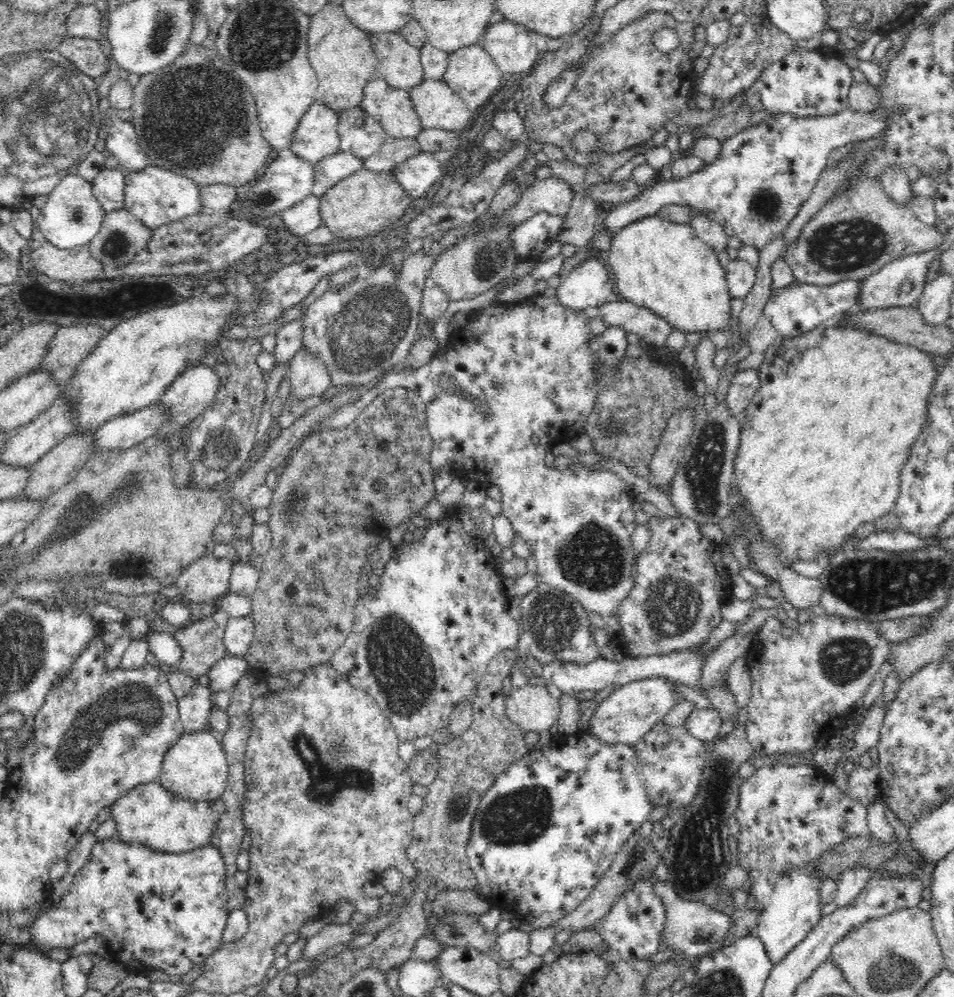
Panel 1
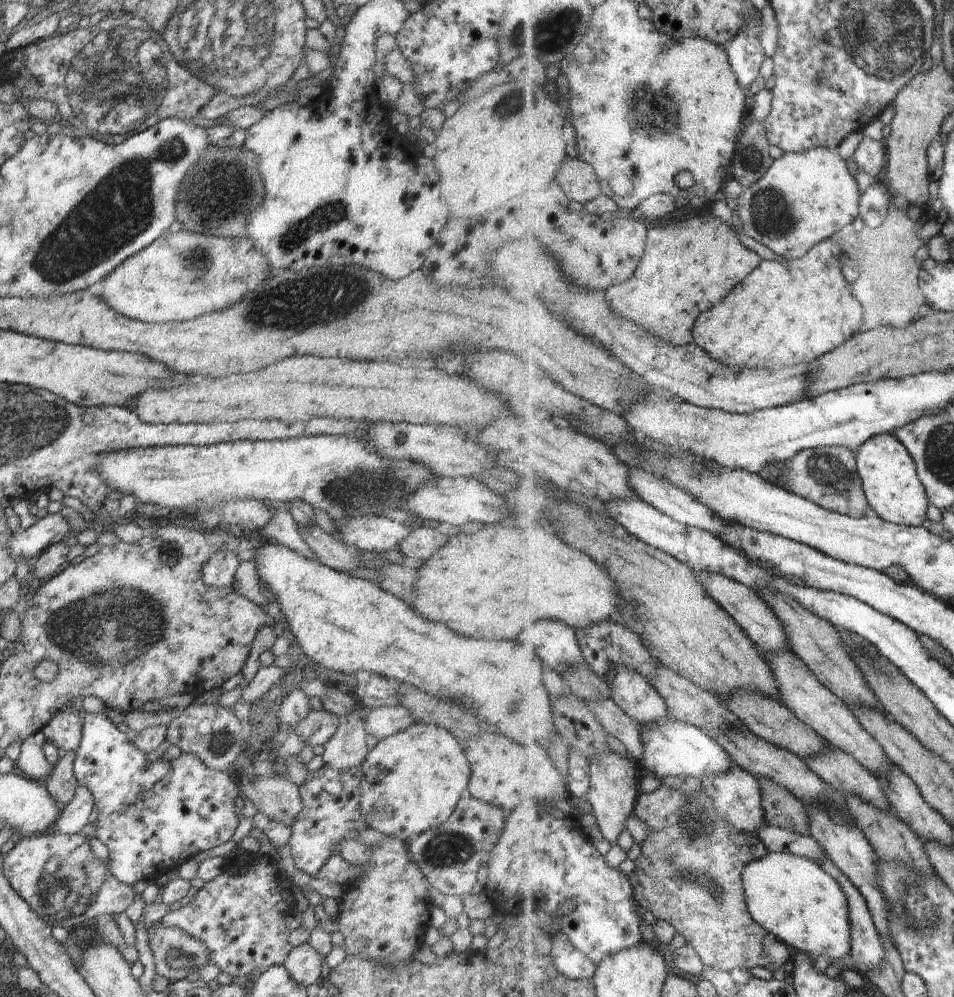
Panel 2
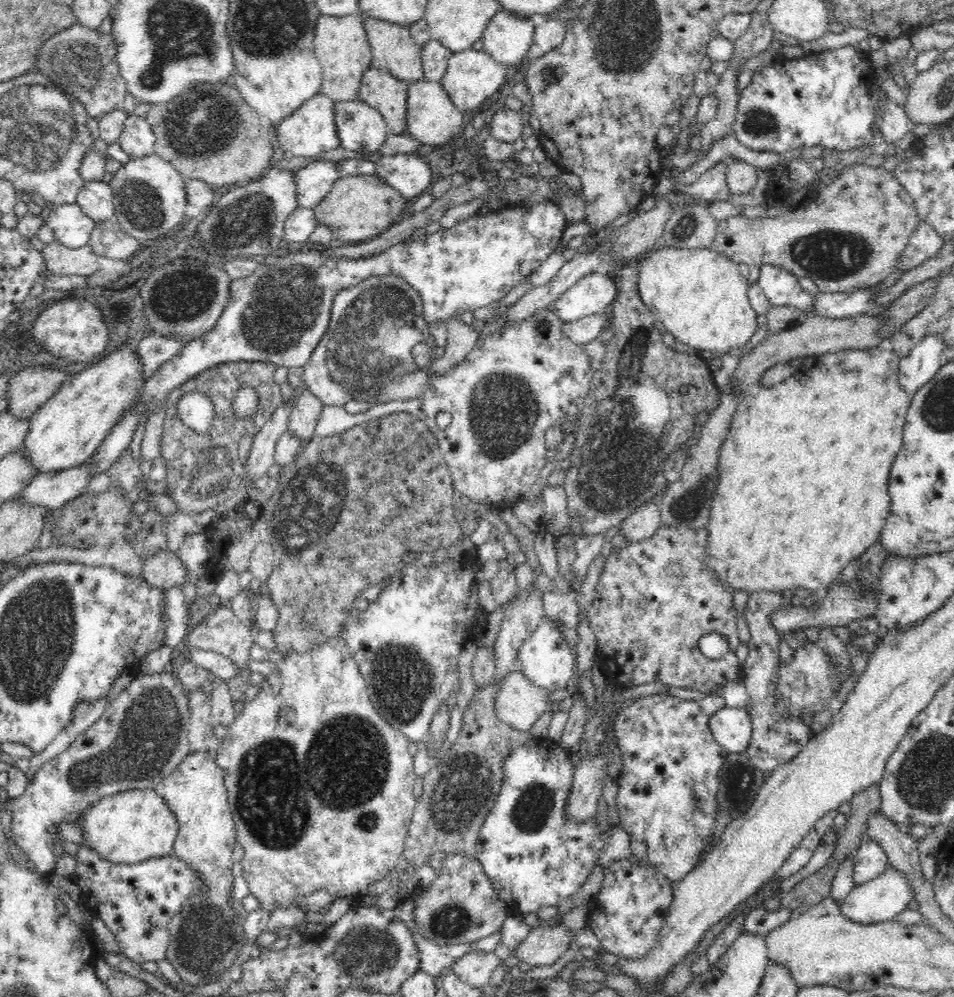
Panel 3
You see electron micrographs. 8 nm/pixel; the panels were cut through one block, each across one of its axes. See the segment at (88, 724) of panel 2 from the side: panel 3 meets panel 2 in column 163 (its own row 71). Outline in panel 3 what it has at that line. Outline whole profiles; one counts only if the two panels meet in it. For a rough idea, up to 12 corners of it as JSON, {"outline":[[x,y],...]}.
{"outline":[[855,45],[776,62],[741,92],[761,153],[888,144]]}

